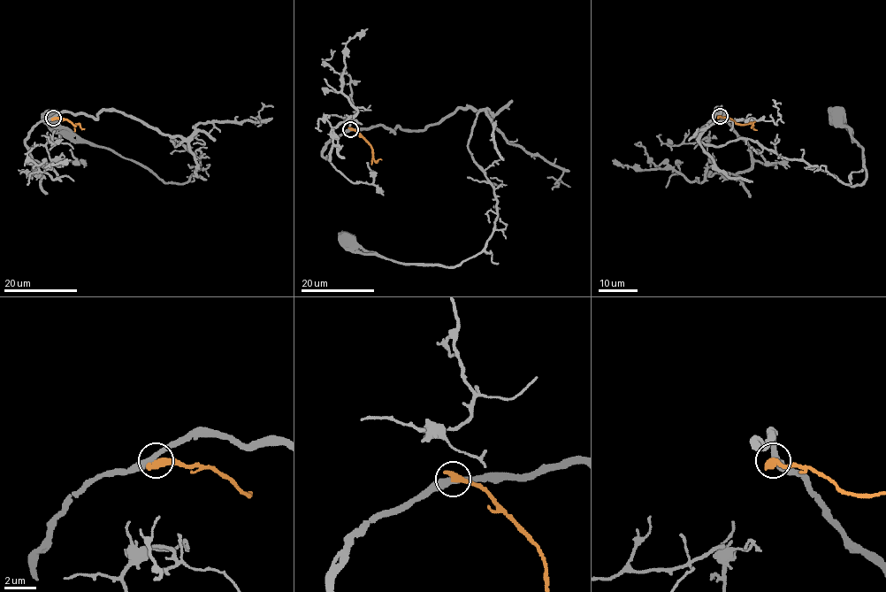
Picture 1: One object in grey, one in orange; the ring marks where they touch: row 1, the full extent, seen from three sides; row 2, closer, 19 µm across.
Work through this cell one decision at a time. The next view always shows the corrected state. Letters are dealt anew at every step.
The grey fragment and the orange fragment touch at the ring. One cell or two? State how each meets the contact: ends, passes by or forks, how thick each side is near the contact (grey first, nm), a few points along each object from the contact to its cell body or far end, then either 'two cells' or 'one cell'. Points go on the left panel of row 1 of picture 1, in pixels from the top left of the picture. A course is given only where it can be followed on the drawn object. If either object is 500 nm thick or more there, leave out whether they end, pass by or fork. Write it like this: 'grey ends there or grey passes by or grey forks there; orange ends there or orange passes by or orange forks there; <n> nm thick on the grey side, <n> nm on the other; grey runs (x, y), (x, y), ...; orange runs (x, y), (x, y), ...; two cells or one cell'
400 nm thick on the grey side, 500 nm on the other; grey runs (53, 118), (120, 111), (177, 135), (178, 145), (171, 141), (200, 165), (186, 182), (165, 183), (51, 117); orange runs (53, 118), (65, 119), (84, 129); two cells

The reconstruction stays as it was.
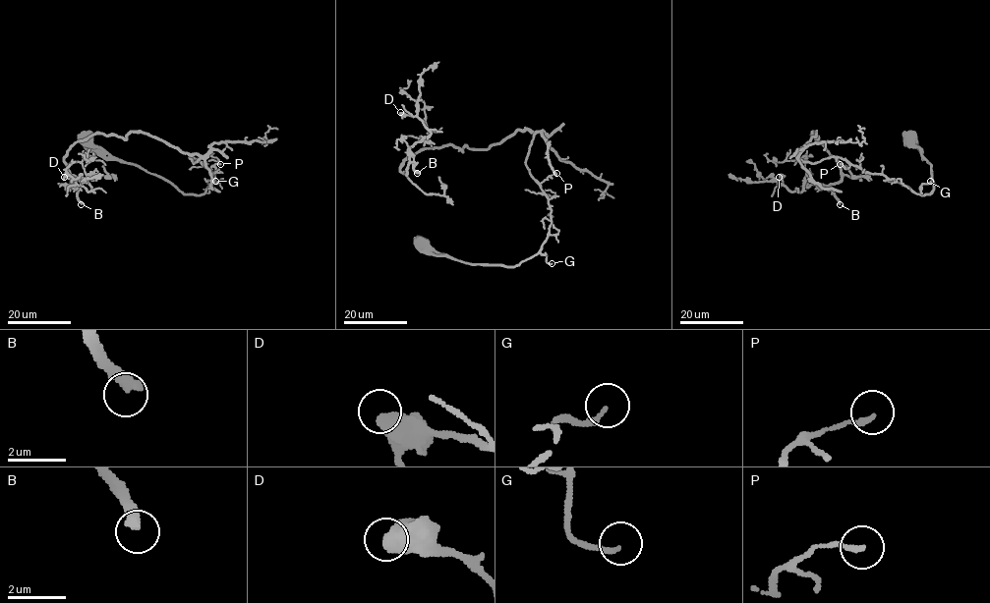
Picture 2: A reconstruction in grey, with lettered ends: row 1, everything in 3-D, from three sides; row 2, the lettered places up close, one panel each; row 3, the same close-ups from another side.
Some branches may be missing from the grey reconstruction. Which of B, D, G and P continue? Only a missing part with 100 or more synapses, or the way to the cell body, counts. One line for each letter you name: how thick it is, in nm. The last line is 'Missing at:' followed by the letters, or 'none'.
B: 420 nm thick
Missing at: B

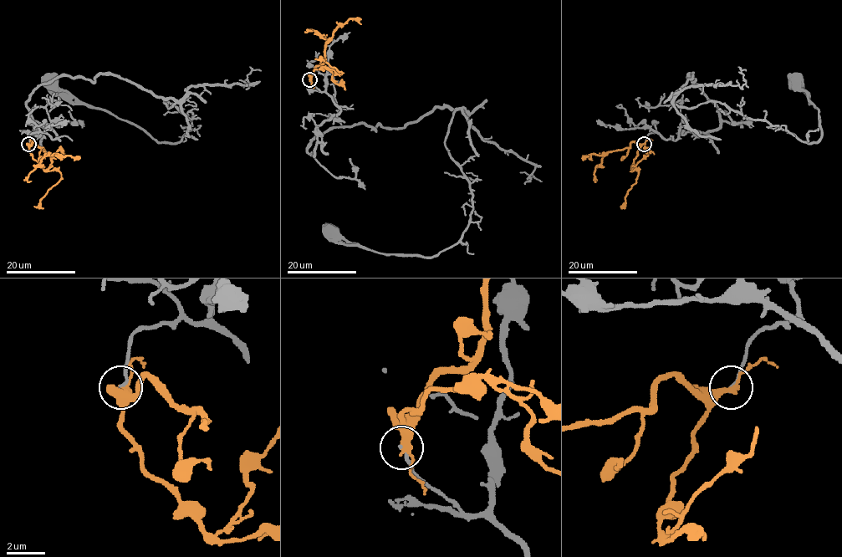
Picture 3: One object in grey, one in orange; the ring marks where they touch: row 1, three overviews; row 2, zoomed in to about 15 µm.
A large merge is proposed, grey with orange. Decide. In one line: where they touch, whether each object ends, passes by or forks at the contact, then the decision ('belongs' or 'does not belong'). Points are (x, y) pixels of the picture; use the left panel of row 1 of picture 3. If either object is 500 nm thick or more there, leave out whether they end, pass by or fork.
place (28, 144); grey ends; orange passes by; does not belong

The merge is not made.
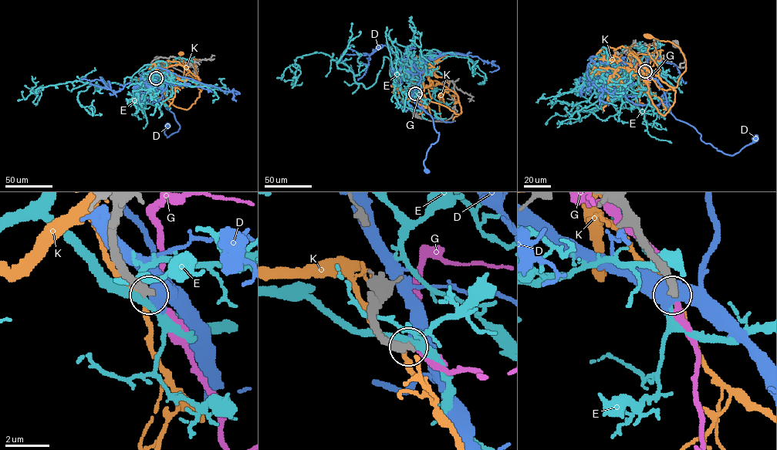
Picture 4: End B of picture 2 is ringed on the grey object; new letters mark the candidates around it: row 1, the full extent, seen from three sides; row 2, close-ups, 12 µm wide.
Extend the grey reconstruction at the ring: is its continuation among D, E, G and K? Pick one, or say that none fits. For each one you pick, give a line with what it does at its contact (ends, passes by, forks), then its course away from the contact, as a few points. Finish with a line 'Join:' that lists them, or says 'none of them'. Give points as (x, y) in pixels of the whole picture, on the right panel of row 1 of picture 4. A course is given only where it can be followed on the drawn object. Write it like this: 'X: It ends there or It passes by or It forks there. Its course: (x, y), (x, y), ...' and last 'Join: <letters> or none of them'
Join: none of them

